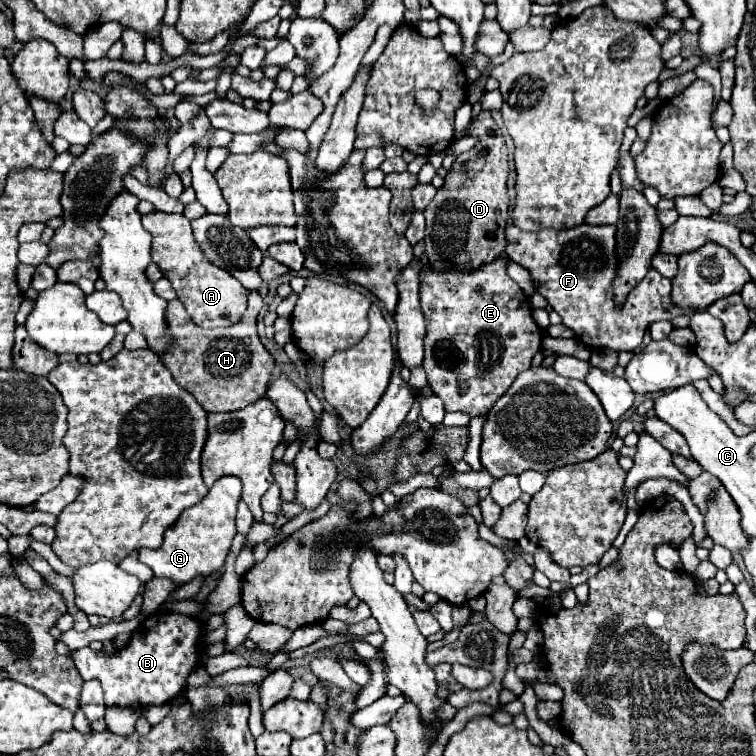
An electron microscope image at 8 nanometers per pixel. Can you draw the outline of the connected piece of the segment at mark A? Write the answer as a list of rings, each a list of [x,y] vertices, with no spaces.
[[[150,212],[142,216],[144,228],[152,234],[152,260],[160,266],[162,274],[172,282],[172,288],[178,294],[178,300],[186,306],[192,322],[200,328],[220,328],[236,324],[246,310],[248,290],[240,286],[228,270],[212,264],[198,244],[192,238],[190,220],[184,214],[166,214],[166,212]]]

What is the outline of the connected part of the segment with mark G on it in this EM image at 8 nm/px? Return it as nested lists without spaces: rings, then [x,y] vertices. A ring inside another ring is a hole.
[[[222,476],[214,482],[210,492],[204,496],[202,502],[190,506],[180,514],[180,518],[166,530],[164,542],[160,548],[140,548],[138,556],[140,562],[146,564],[154,576],[168,578],[174,584],[186,584],[194,578],[212,576],[218,568],[222,568],[226,552],[232,544],[236,534],[236,506],[240,502],[242,482],[236,476]]]

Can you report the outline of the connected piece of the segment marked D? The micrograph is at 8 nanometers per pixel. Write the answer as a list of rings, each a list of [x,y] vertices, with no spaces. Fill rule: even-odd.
[[[482,110],[470,124],[468,136],[476,136],[478,144],[460,154],[452,164],[444,186],[438,188],[434,200],[424,210],[426,216],[426,260],[434,268],[458,266],[462,270],[474,270],[484,262],[492,262],[504,254],[506,240],[504,228],[508,224],[508,150],[502,140],[500,128],[494,124],[492,114]]]

